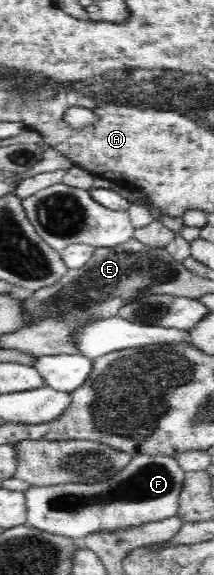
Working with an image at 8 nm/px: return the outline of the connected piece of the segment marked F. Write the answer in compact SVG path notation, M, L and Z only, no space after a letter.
M138 454L113 478L98 483L61 483L26 489L28 523L40 531L81 540L92 533L114 533L176 515L185 471L168 455Z

